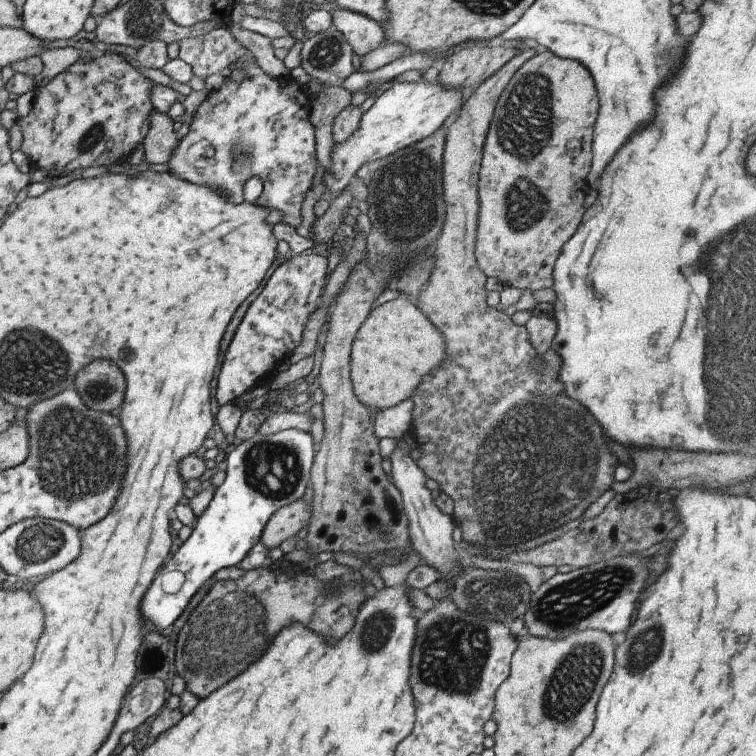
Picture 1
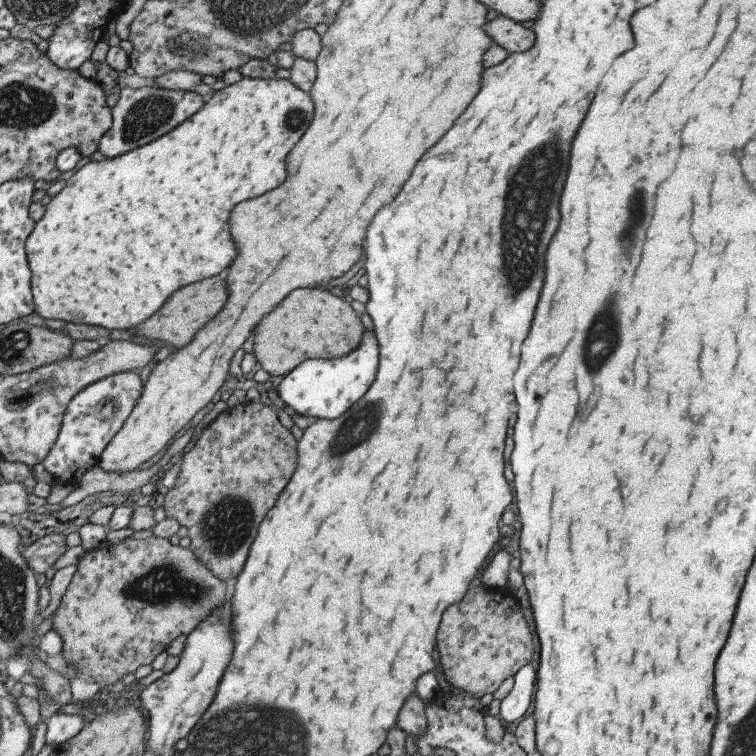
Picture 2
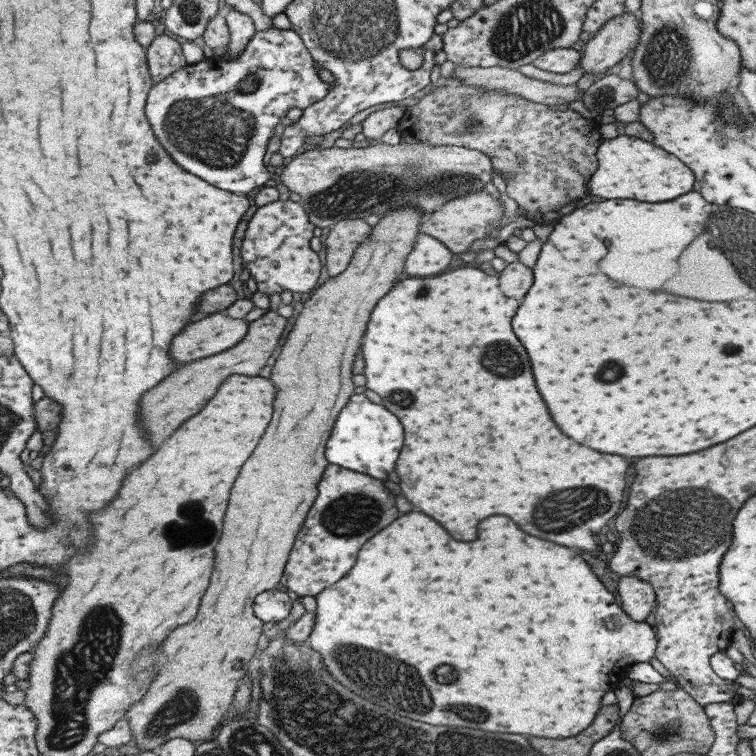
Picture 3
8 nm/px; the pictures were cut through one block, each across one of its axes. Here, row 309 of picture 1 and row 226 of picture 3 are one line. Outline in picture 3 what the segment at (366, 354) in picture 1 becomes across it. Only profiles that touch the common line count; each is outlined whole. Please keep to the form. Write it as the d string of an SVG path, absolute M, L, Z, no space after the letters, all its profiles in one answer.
M410 207L396 209L384 215L374 226L371 226L371 234L362 244L359 244L345 270L337 276L329 277L305 302L300 304L302 310L295 318L269 376L269 380L273 380L277 388L275 402L273 402L275 406L273 418L269 422L269 428L261 436L257 448L245 460L237 480L233 482L225 520L223 520L223 534L219 536L217 546L213 550L215 562L209 572L209 586L201 596L195 618L185 623L185 626L175 628L161 642L161 650L153 650L153 646L147 646L133 660L135 672L145 670L147 666L153 668L153 676L143 698L131 704L124 714L132 736L131 744L140 748L141 752L151 751L157 754L159 746L171 738L183 738L194 744L210 740L213 729L223 718L223 714L229 710L238 683L249 672L251 656L255 652L255 642L259 640L261 626L264 623L255 617L251 604L260 592L277 588L291 544L295 542L297 530L301 528L305 514L315 500L319 476L327 466L323 458L323 446L327 442L329 430L335 422L337 412L341 410L343 404L347 403L353 392L351 360L365 332L365 324L369 320L371 308L377 304L381 296L389 292L397 274L403 272L405 256L411 251L419 232L419 223L425 217L423 213Z

